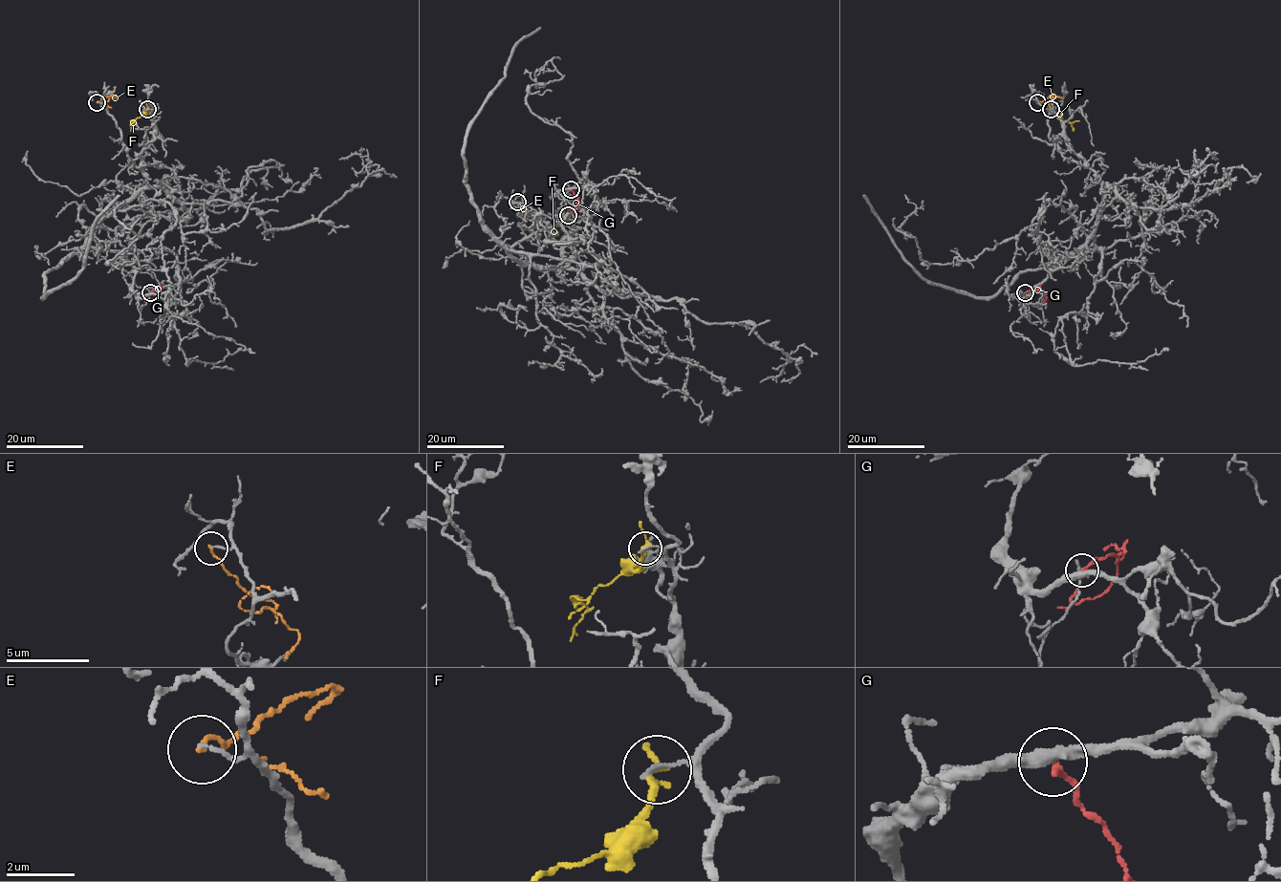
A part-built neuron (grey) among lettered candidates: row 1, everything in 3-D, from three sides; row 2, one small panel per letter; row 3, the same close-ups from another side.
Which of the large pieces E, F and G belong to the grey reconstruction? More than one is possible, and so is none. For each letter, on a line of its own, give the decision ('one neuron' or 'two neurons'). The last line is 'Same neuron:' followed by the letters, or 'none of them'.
E: two neurons
F: two neurons
G: two neurons
Same neuron: none of them

